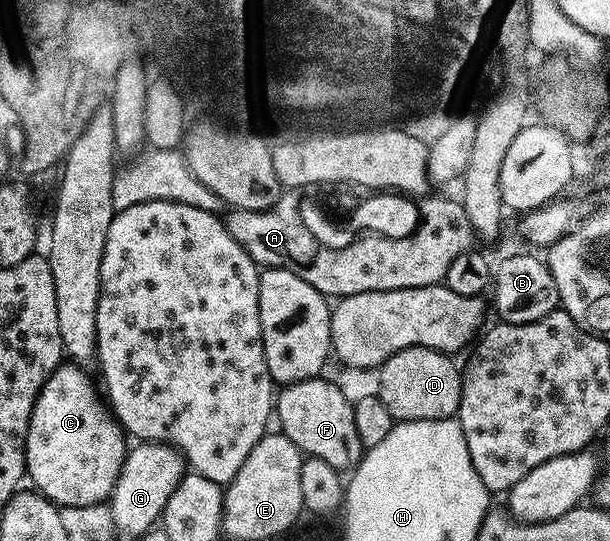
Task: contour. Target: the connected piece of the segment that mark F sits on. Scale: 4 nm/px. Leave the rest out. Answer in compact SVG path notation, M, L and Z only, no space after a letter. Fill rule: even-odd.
M326 377L285 384L276 395L276 423L282 426L279 427L281 434L290 438L303 456L328 461L328 465L332 465L332 469L339 473L357 467L364 454L356 431L351 396L346 396L336 384L329 383Z

